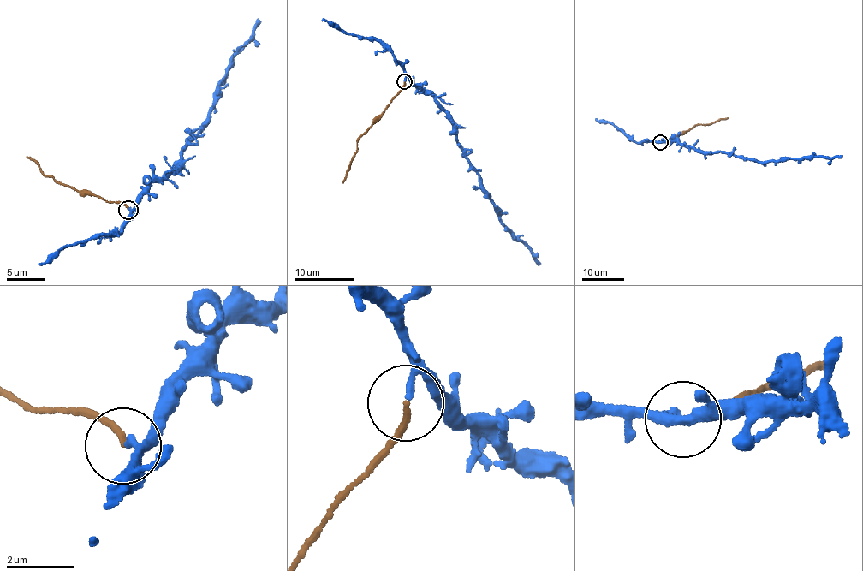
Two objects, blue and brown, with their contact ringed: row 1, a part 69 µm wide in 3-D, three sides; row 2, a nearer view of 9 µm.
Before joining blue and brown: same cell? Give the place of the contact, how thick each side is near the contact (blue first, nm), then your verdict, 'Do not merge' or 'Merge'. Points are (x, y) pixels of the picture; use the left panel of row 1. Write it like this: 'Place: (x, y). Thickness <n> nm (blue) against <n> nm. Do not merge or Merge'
Place: (127, 210). Thickness 140 nm (blue) against 170 nm. Do not merge

